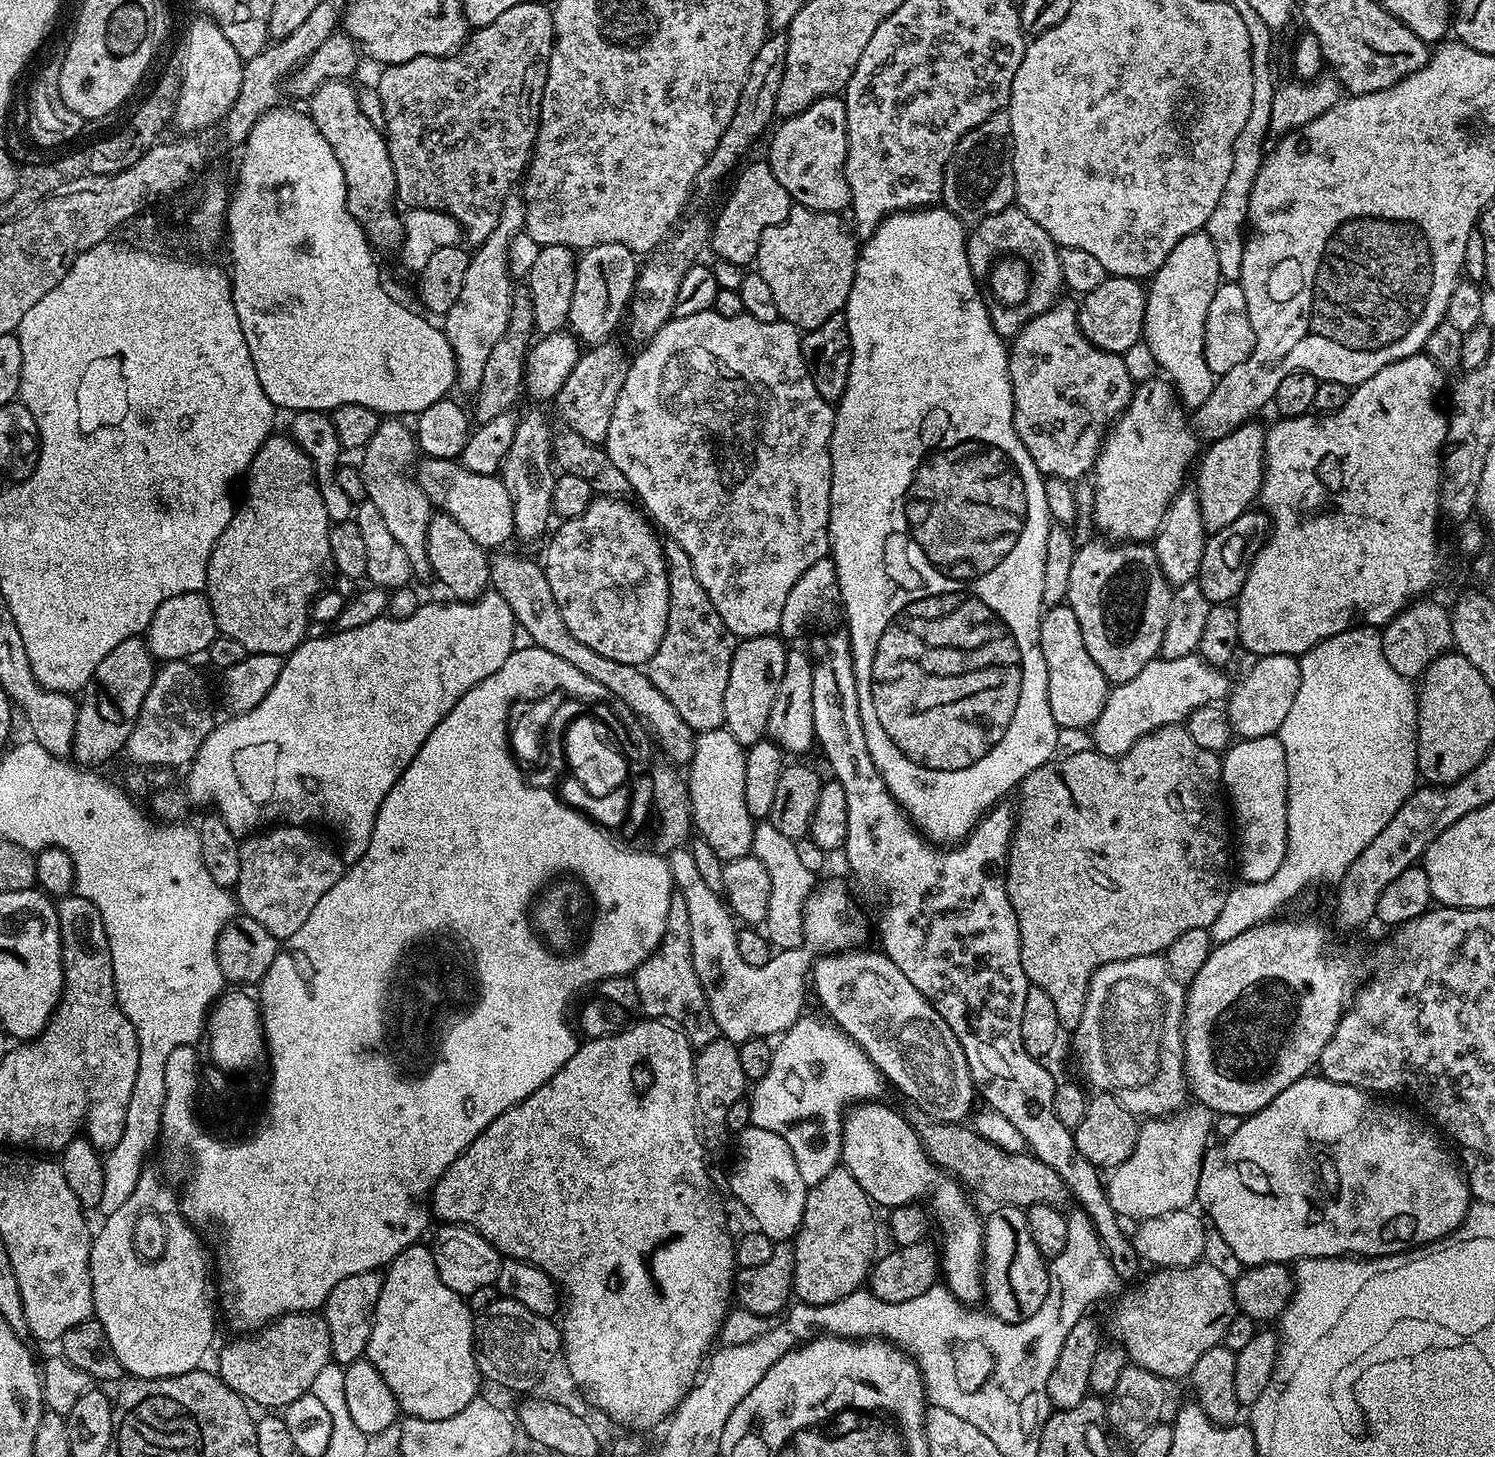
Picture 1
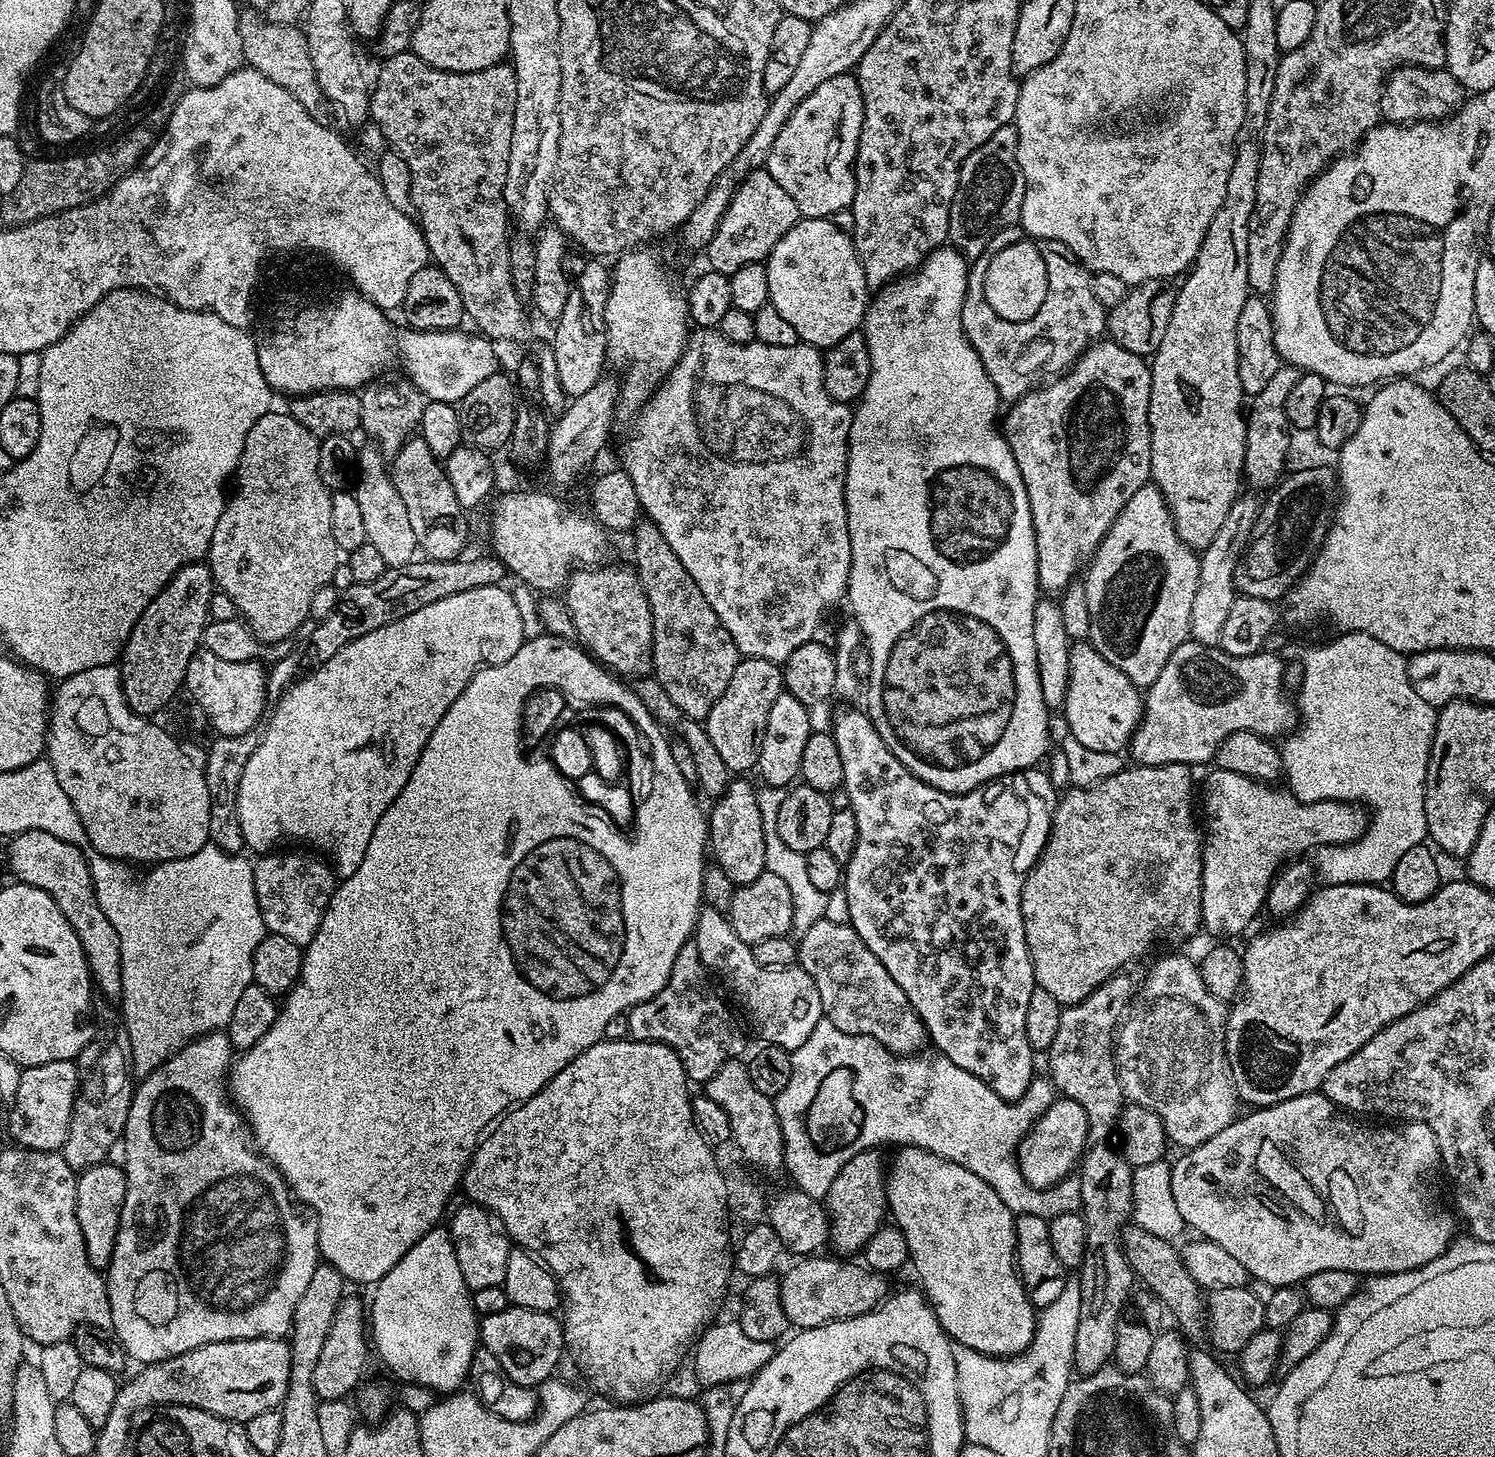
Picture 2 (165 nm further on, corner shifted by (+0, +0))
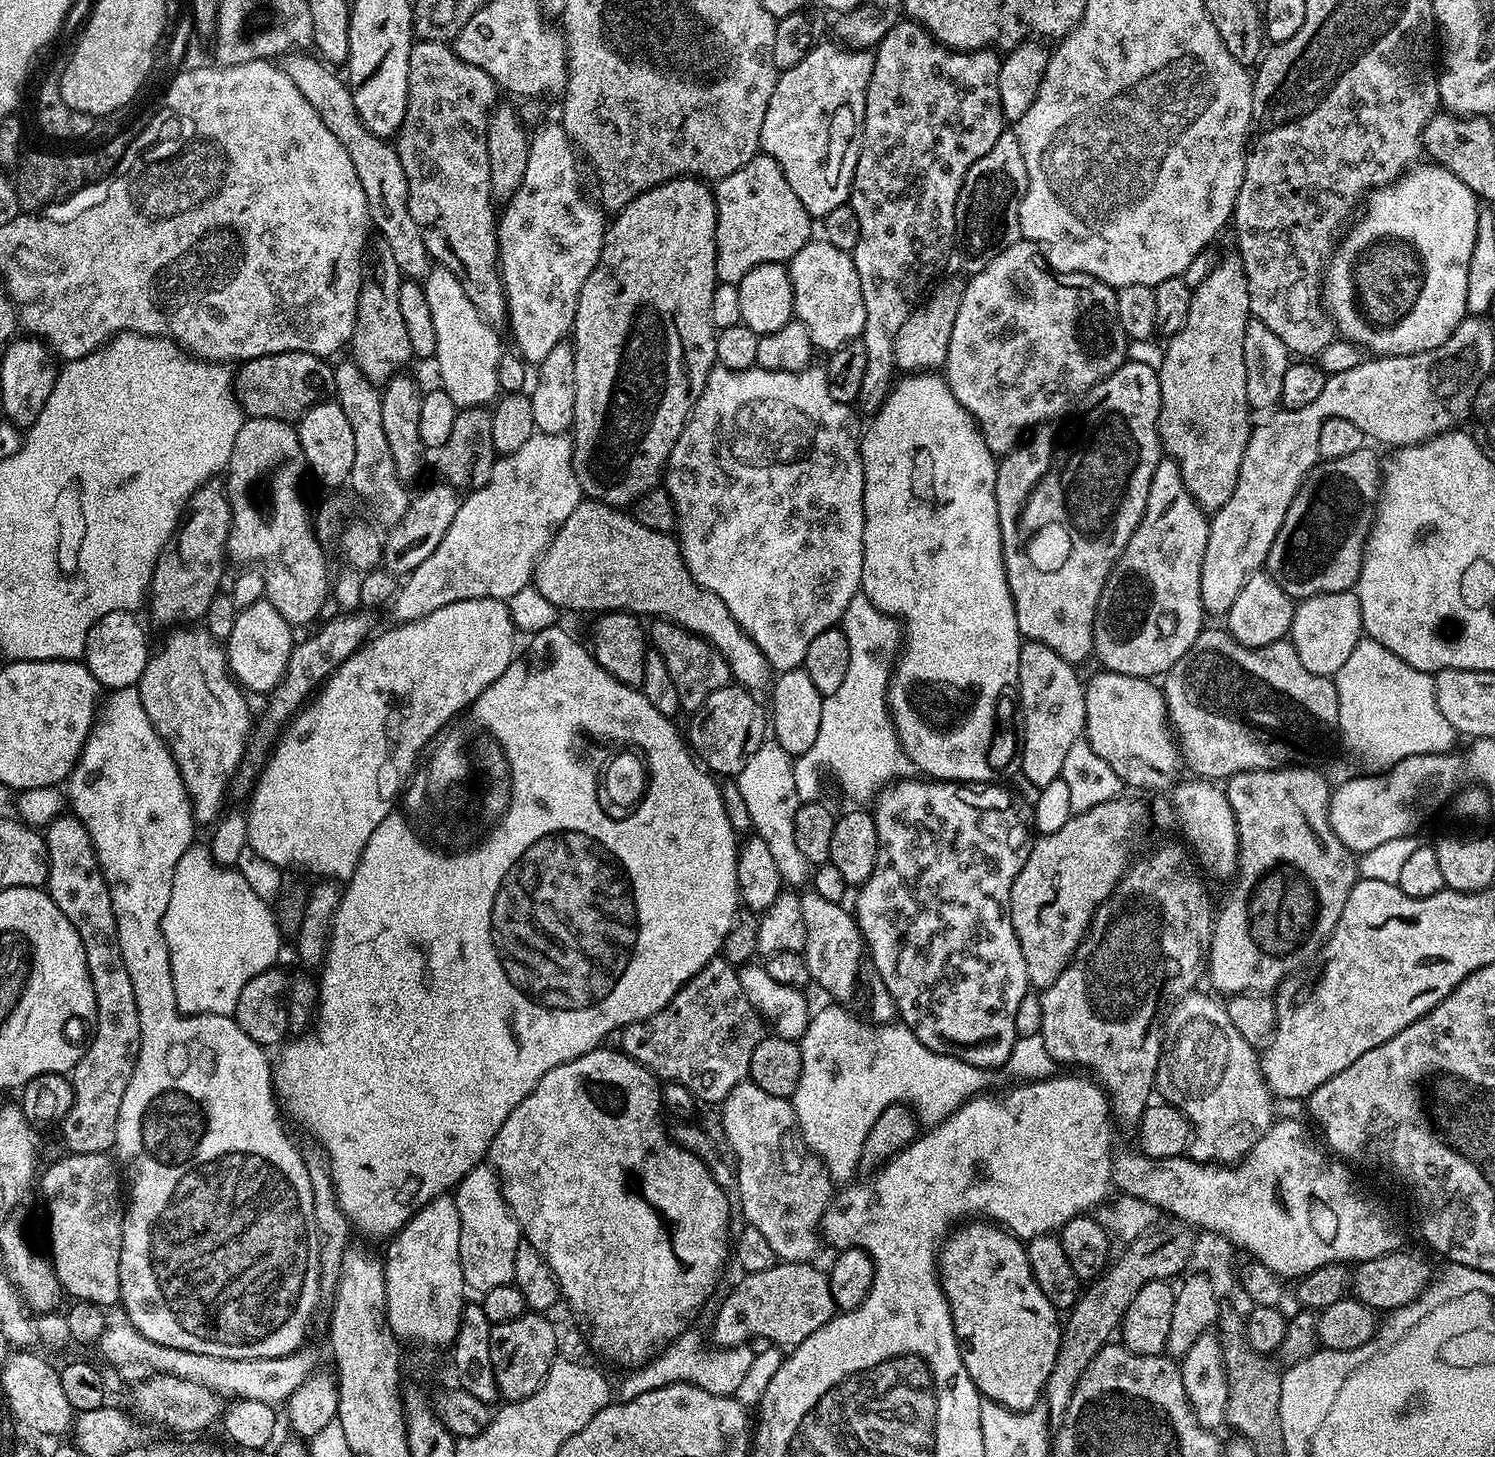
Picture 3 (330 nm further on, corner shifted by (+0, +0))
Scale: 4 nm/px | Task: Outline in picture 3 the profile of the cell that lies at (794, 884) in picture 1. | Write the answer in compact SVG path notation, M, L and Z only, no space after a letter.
M766 742L742 766L742 770L734 777L738 790L742 792L743 801L750 810L752 827L755 835L766 842L768 849L774 853L774 862L778 865L778 874L782 874L785 885L807 885L810 880L810 865L802 850L798 850L798 842L794 840L794 822L801 800L798 798L798 789L794 787L794 760L786 750L782 750L775 742Z

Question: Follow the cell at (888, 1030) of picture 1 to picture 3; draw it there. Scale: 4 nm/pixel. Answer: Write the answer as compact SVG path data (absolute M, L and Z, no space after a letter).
M808 890L800 896L802 922L806 922L806 946L803 954L806 966L810 966L813 981L821 984L836 1002L848 1002L856 992L856 979L860 976L860 959L865 959L866 943L856 924L855 915L847 912L844 904L826 902L822 894Z

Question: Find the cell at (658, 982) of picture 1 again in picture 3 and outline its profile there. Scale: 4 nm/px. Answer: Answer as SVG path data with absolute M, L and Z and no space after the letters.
M717 958L706 962L698 974L694 974L680 987L678 994L662 1010L624 1027L623 1053L637 1060L653 1076L670 1084L681 1084L694 1094L697 1101L719 1105L743 1080L749 1079L750 1058L754 1058L754 1046L766 1035L766 1024L750 1004L750 998L742 988L737 965Z

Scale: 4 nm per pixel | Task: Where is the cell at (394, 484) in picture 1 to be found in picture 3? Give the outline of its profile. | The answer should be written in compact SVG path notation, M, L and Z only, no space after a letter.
M385 262L376 273L369 275L360 285L358 310L350 341L351 359L358 370L377 386L383 386L391 376L405 371L404 363L413 359L410 338L406 335L406 322L402 322L402 309L398 307L398 290L402 277L395 264Z

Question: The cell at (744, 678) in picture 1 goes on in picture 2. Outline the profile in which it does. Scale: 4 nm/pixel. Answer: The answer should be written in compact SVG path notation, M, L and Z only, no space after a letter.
M750 656L741 659L734 670L734 678L730 678L730 686L726 686L726 694L714 702L714 710L710 710L708 719L702 725L732 774L748 774L751 768L753 771L759 765L762 734L766 734L770 706L774 706L774 698L783 691L783 667L775 660Z

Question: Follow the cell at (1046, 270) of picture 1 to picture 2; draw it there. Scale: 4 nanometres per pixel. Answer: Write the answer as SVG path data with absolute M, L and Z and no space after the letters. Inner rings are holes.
M1013 226L1004 228L986 246L986 250L977 260L971 261L968 270L966 298L962 302L962 326L970 346L982 358L982 366L986 366L986 374L990 374L990 382L998 390L1001 401L1015 402L1021 400L1027 392L1033 392L1065 373L1084 351L1097 343L1106 332L1106 309L1094 298L1092 276L1087 268L1077 260L1076 255L1062 242L1053 240L1036 240L1046 264L1046 276L1049 278L1049 289L1042 308L1028 321L1008 322L1000 318L997 311L986 300L986 272L992 256L998 254L1006 246L1025 239L1023 228ZM998 332L1054 332L1054 336L1038 336L1030 340L1002 340Z

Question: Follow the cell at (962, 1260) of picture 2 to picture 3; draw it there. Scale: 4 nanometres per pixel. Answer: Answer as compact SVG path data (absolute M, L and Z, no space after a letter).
M968 1222L961 1228L964 1228L961 1232L959 1230L953 1231L948 1239L944 1241L940 1249L938 1271L940 1273L940 1285L944 1287L944 1297L946 1297L950 1306L956 1338L959 1340L964 1354L964 1365L984 1400L993 1400L994 1403L1006 1406L1012 1412L1030 1412L1041 1403L1042 1397L1045 1395L1045 1385L1054 1370L1054 1362L1060 1349L1061 1317L1056 1317L1059 1316L1057 1308L1046 1298L1046 1294L1042 1294L1042 1290L1034 1278L1025 1241L1013 1236L1007 1228L1001 1228L995 1222Z

